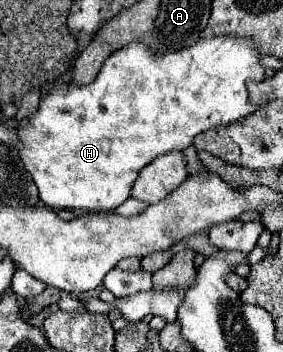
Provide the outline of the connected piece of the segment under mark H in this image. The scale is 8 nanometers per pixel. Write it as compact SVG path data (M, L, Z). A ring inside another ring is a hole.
M240 36L204 38L164 56L152 54L144 44L128 44L106 58L92 84L62 84L54 88L40 100L40 108L30 122L18 128L20 156L40 190L42 202L50 208L84 208L96 212L120 206L130 198L130 188L138 172L154 158L170 150L186 150L196 134L236 122L254 110L246 82L266 78L266 68L258 62L258 56L254 42Z

